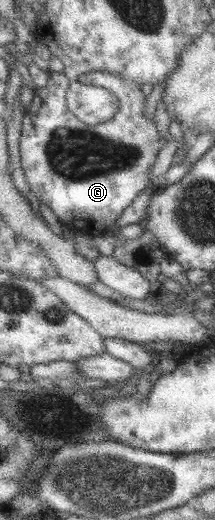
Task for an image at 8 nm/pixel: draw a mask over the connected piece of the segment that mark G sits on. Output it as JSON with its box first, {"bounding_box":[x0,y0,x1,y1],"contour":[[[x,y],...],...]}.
{"bounding_box":[20,71,164,233],"contour":[[[93,71],[81,75],[80,81],[89,86],[110,89],[121,100],[119,113],[97,126],[85,124],[68,107],[70,78],[64,72],[52,72],[47,86],[34,89],[32,104],[24,113],[20,157],[34,200],[40,200],[50,207],[61,222],[71,222],[76,226],[86,223],[90,228],[105,233],[116,228],[115,222],[119,220],[119,216],[151,184],[151,172],[157,162],[156,155],[164,146],[164,136],[159,131],[156,117],[151,118],[145,114],[147,95],[135,80],[111,72]]]}

